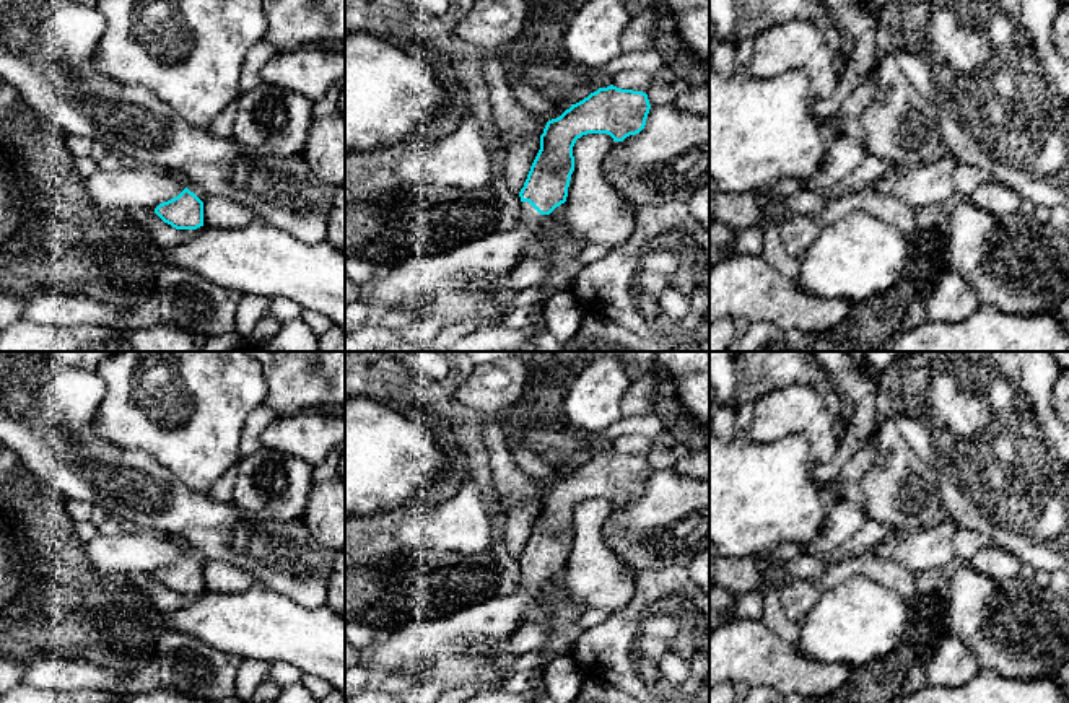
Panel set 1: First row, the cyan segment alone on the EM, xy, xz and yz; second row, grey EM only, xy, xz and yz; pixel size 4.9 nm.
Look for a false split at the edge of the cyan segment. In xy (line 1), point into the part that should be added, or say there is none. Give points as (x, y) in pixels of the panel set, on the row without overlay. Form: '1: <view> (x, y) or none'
1: none

